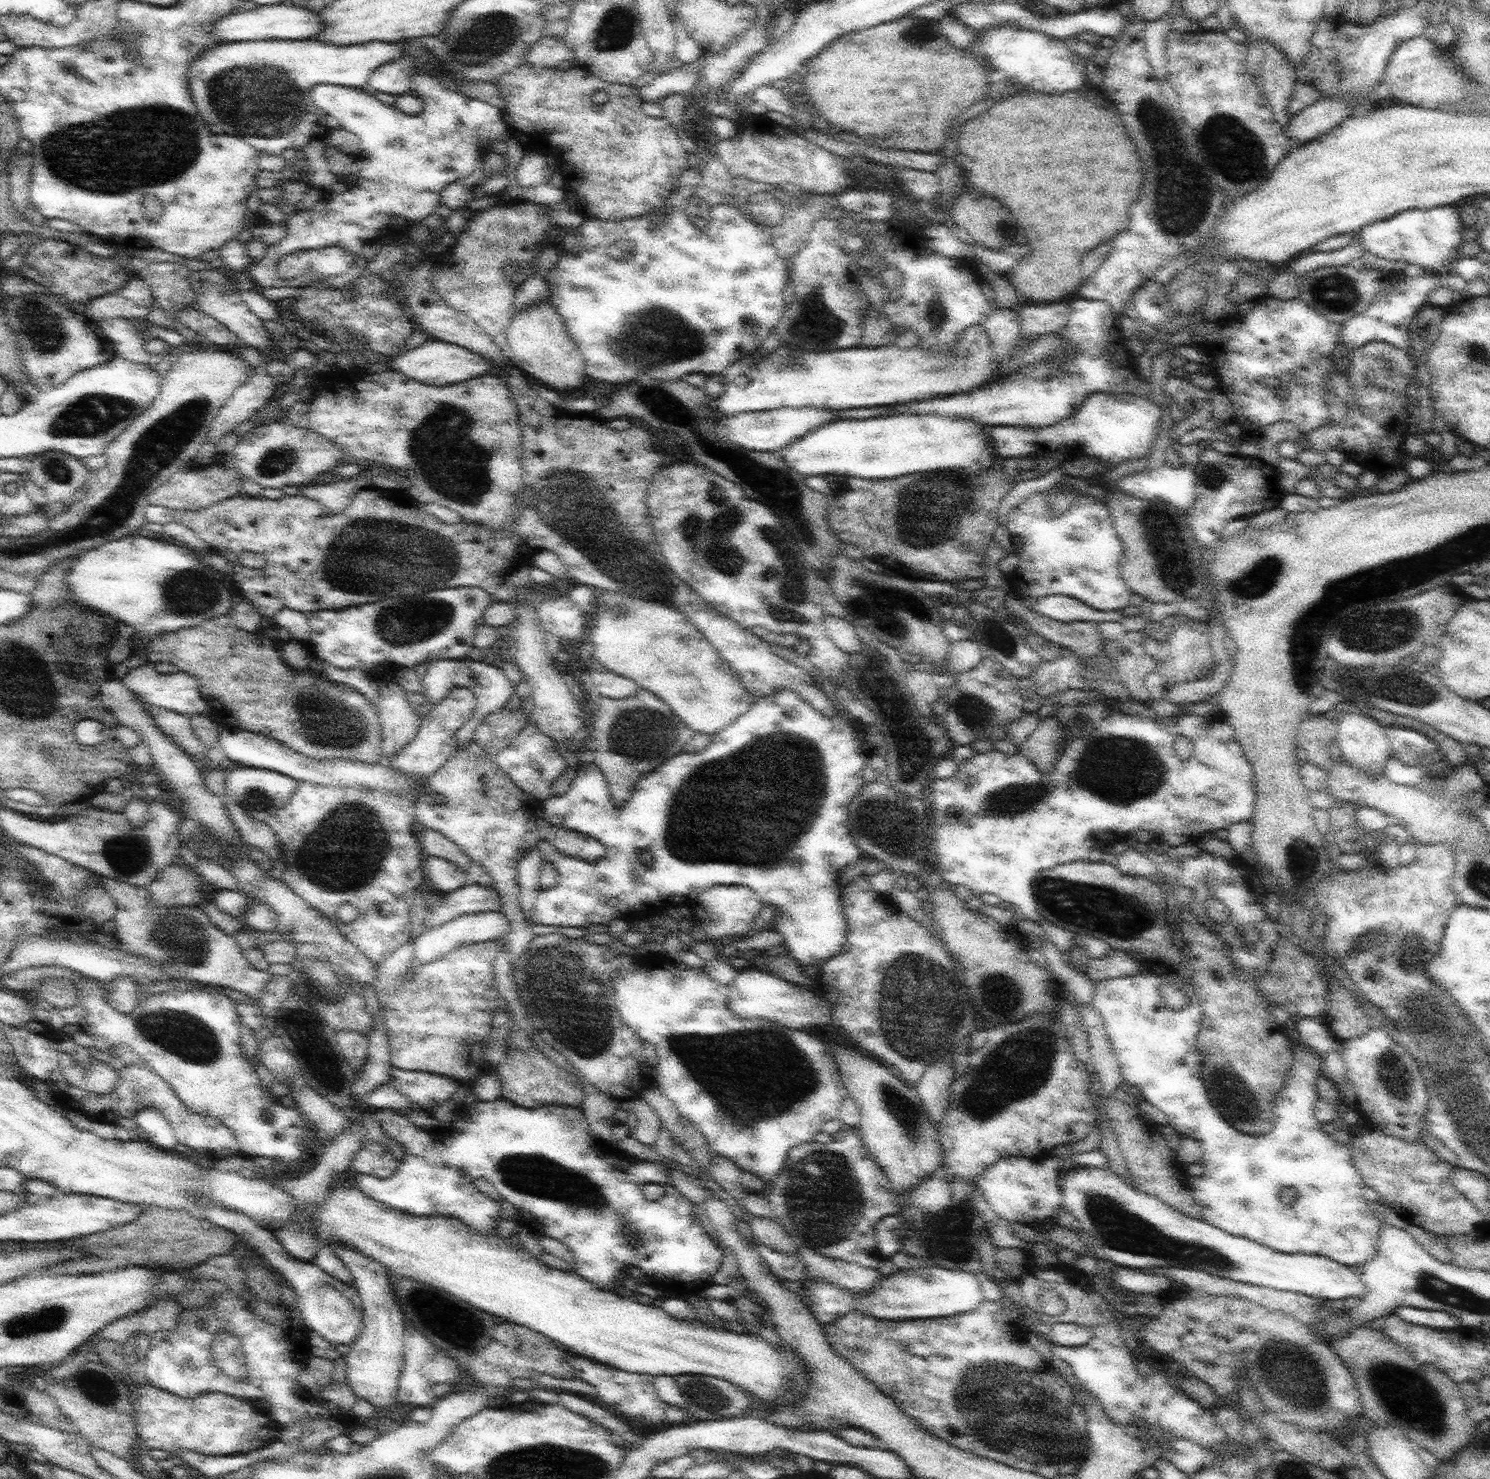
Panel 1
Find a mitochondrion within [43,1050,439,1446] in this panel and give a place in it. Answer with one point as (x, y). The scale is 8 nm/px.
(97, 1387)

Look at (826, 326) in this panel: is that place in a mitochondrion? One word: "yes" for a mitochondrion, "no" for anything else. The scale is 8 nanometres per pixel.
yes

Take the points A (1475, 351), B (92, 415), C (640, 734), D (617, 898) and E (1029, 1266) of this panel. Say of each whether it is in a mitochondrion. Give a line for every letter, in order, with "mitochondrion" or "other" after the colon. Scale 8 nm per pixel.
A: mitochondrion
B: mitochondrion
C: mitochondrion
D: other
E: other

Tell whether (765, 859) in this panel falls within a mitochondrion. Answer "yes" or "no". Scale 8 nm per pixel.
no

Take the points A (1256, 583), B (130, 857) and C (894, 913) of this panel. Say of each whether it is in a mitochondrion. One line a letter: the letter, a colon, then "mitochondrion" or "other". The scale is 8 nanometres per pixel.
A: mitochondrion
B: mitochondrion
C: other

